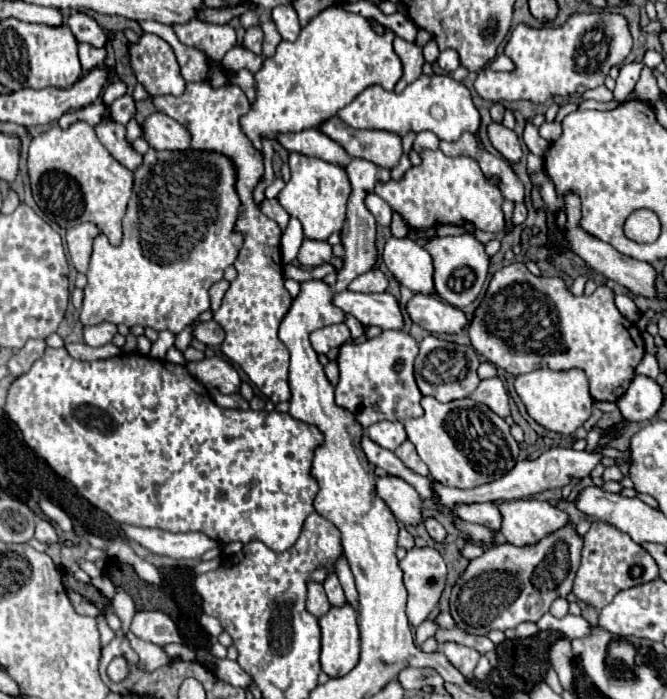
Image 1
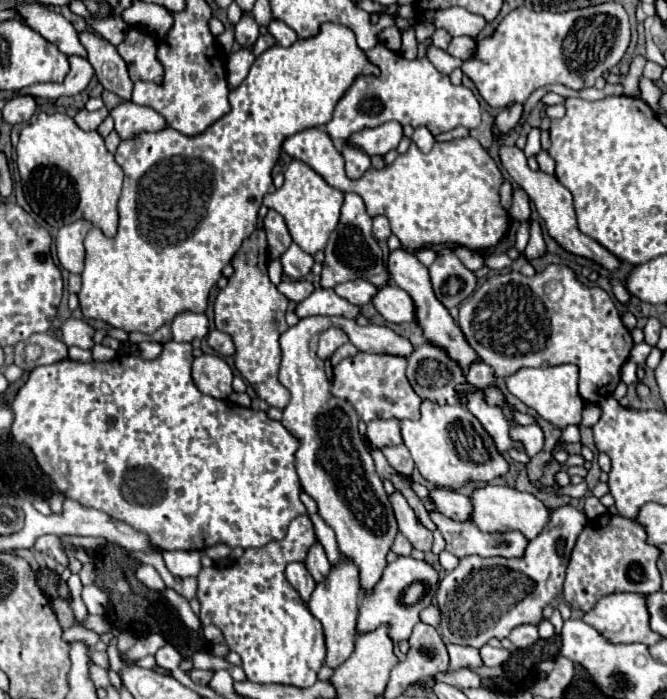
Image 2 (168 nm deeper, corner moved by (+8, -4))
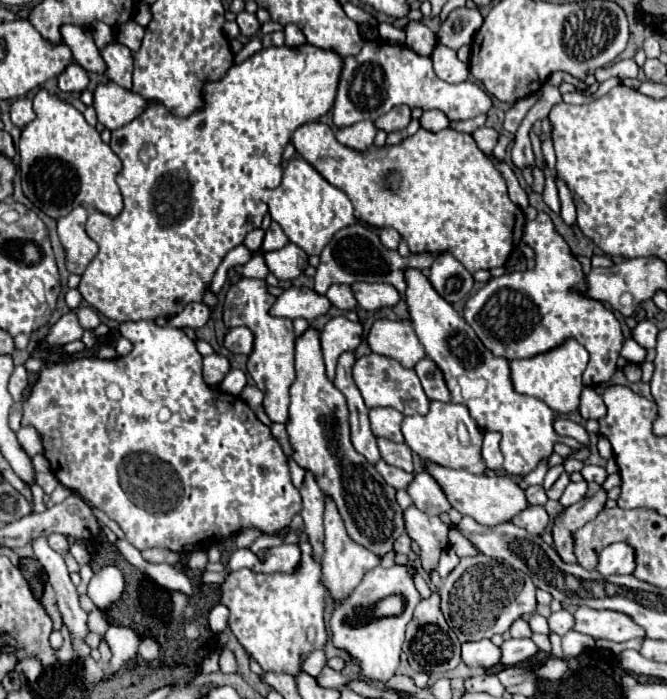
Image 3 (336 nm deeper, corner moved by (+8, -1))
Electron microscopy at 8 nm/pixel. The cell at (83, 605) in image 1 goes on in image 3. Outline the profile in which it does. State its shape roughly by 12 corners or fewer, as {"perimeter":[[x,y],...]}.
{"perimeter":[[44,585],[40,603],[50,615],[54,629],[62,627],[52,585]]}

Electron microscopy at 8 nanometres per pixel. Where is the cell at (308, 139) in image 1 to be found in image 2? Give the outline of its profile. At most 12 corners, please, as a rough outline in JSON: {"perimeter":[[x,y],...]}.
{"perimeter":[[328,132],[282,150],[360,194],[410,252],[496,246],[504,176],[470,136],[356,182]]}

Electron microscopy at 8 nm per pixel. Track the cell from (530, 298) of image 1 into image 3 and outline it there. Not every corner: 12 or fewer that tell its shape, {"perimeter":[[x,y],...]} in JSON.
{"perimeter":[[546,213],[522,241],[534,271],[492,277],[464,319],[494,355],[574,337],[584,385],[608,381],[620,321],[584,297],[582,267]]}

